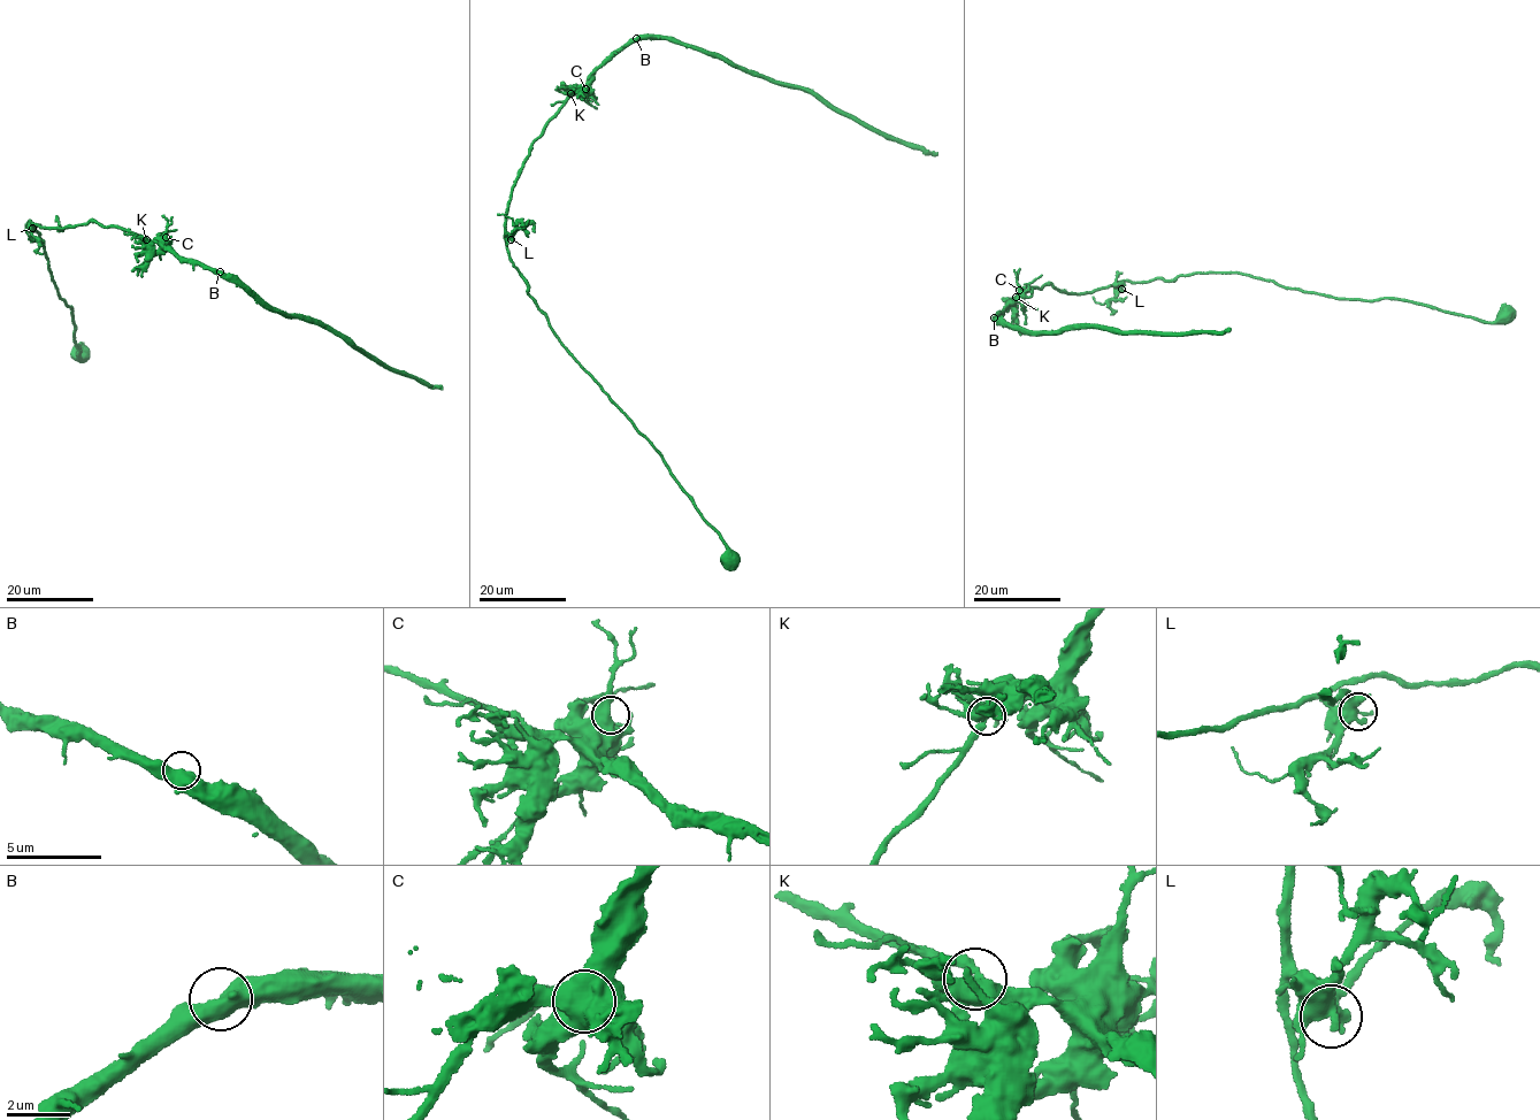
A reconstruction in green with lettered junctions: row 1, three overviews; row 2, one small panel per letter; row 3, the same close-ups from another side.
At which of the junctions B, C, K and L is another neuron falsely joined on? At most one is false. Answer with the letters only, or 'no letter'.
K

